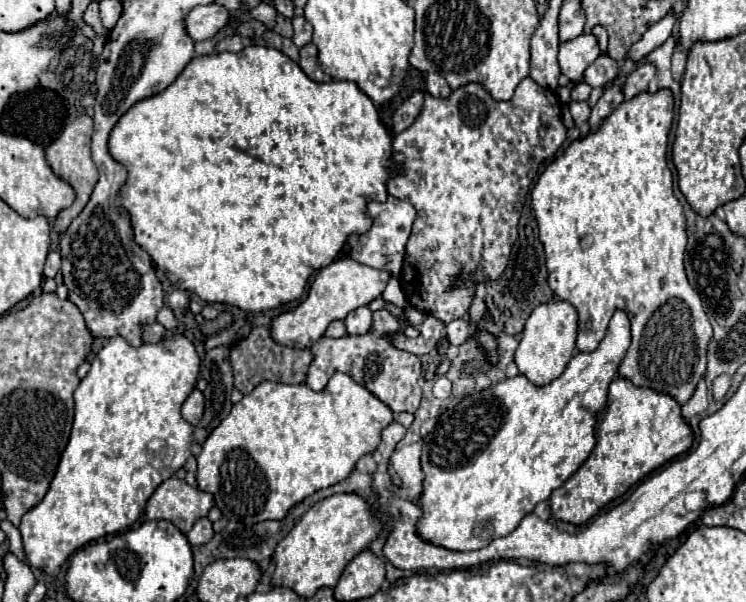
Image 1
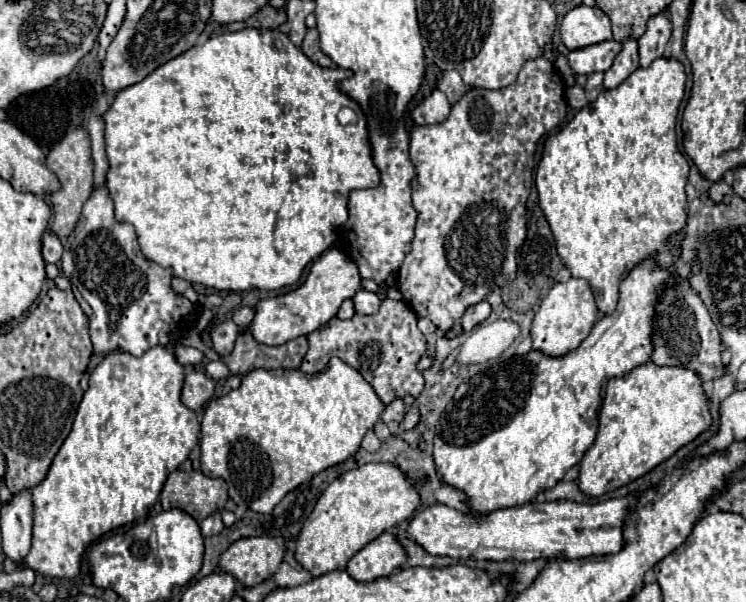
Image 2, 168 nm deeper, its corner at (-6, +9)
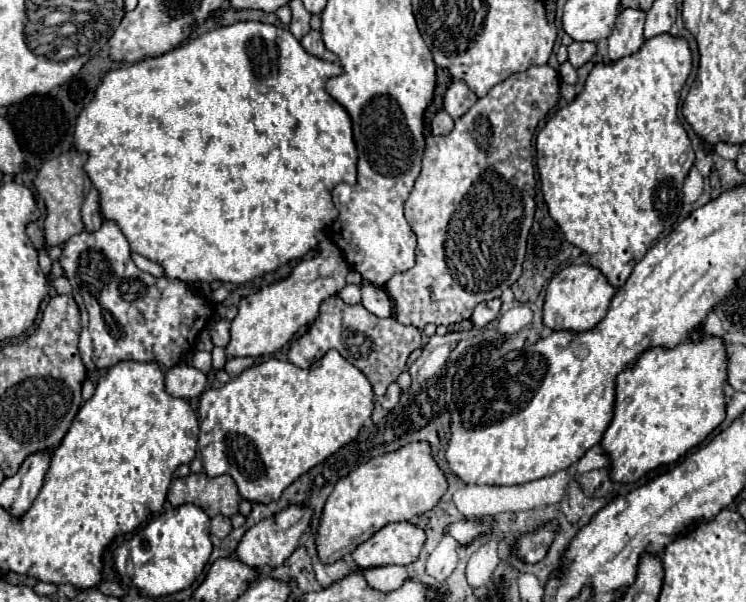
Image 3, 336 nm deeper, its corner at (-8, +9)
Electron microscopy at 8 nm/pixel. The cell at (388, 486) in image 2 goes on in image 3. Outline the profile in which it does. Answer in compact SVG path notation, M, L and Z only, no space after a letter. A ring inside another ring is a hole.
M413 442L397 452L371 458L341 478L327 498L315 536L321 564L341 560L391 522L409 522L415 516L433 510L445 490L447 480L433 460L431 446L427 442Z

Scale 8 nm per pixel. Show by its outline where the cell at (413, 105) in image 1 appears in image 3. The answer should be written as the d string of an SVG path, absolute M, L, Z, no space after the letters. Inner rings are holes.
M441 108L435 116L433 116L433 120L431 120L431 132L435 134L435 136L443 136L443 134L447 134L447 132L451 132L453 130L453 118Z

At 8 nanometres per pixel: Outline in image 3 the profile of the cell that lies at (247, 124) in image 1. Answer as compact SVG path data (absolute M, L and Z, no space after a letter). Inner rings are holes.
M237 22L233 26L223 26L197 36L159 58L111 70L97 88L95 98L79 114L75 126L75 148L89 154L85 170L101 194L101 214L119 224L133 252L161 264L169 280L207 284L217 280L239 286L275 272L291 260L301 260L309 250L317 248L323 238L321 234L339 216L331 200L331 190L341 182L357 184L357 146L353 140L351 116L325 90L327 80L341 72L343 68L339 64L307 54L287 28L263 22Z

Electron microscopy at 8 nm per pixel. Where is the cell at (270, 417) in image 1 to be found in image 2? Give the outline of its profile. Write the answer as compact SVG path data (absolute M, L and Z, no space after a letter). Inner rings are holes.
M331 358L327 370L313 376L301 370L257 368L243 376L239 388L207 402L199 442L201 470L211 478L223 478L229 486L229 498L239 506L269 514L287 492L309 482L321 470L353 456L359 450L361 438L375 426L383 410L383 402L377 398L371 384L339 358Z

